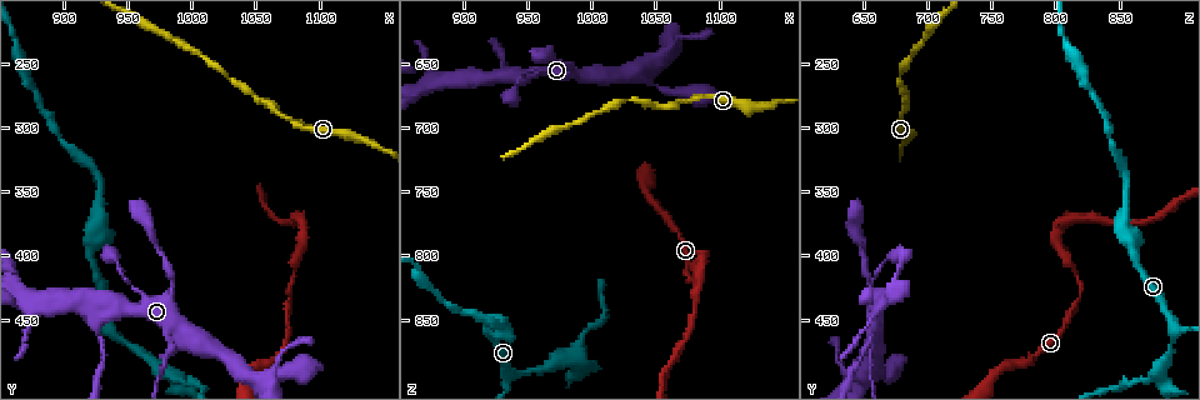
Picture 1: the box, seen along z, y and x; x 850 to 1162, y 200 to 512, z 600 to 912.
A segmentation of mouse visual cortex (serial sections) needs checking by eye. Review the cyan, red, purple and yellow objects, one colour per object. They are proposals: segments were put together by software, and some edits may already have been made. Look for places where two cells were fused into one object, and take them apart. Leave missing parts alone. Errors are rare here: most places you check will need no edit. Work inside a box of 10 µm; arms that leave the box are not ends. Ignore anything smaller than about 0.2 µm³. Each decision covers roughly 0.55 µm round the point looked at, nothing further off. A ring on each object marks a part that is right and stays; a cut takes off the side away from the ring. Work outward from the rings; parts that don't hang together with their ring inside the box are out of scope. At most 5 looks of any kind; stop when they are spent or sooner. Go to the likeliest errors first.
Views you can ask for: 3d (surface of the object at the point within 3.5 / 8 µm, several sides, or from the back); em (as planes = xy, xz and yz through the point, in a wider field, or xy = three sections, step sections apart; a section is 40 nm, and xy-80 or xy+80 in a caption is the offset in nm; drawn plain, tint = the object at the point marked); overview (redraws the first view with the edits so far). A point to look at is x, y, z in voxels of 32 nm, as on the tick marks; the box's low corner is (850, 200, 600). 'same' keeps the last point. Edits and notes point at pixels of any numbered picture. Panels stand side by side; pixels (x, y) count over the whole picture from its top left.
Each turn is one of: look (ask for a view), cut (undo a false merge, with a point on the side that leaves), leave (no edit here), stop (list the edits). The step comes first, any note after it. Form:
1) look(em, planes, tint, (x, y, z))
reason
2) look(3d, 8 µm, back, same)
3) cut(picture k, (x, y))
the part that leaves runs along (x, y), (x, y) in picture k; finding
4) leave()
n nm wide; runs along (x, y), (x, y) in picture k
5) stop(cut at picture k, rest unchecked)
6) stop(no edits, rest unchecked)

look(3d, 3.5 µm, back, (1088, 376, 800))
sharp bend

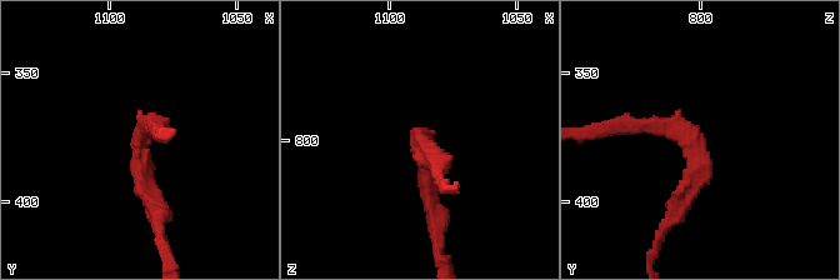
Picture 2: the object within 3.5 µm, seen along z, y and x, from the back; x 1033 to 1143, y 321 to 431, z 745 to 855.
look(em, xy, step 1, tint, (1088, 378, 801))
arms of 200, 200 nm

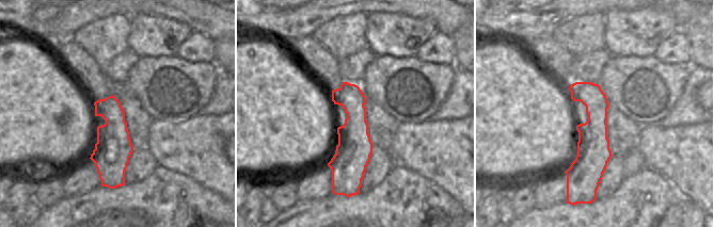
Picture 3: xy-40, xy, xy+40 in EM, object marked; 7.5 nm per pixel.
leave()
runs along (673, 216), (698, 144), (624, 121) in picture 2; one cell here

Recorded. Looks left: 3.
look(3d, 3.5 µm, (938, 442, 660))
three-way junction

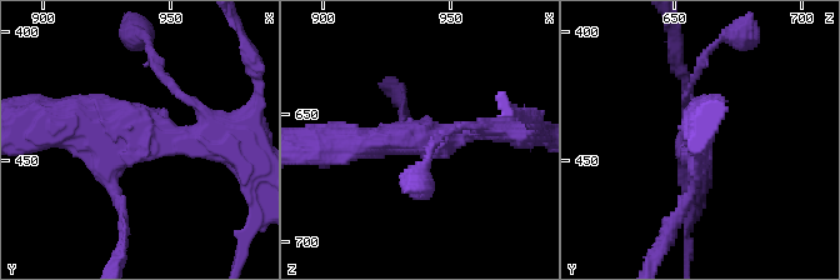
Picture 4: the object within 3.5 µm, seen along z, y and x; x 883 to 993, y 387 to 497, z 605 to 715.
look(em, xy, step 1, tint, (937, 441, 660))
3 arms; arms of 200, 300, 400 nm

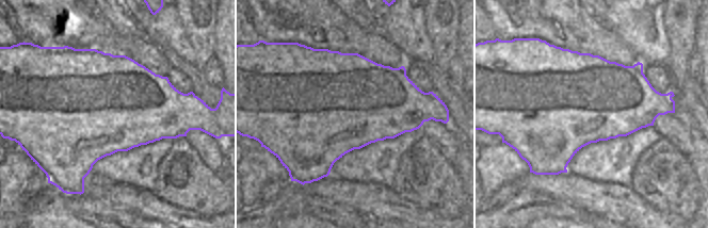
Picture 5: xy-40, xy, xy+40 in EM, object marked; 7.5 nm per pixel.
leave()
runs along (228, 144), (54, 125) in picture 4; all the same cell

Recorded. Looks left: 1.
stop(no edits, rest unchecked)

